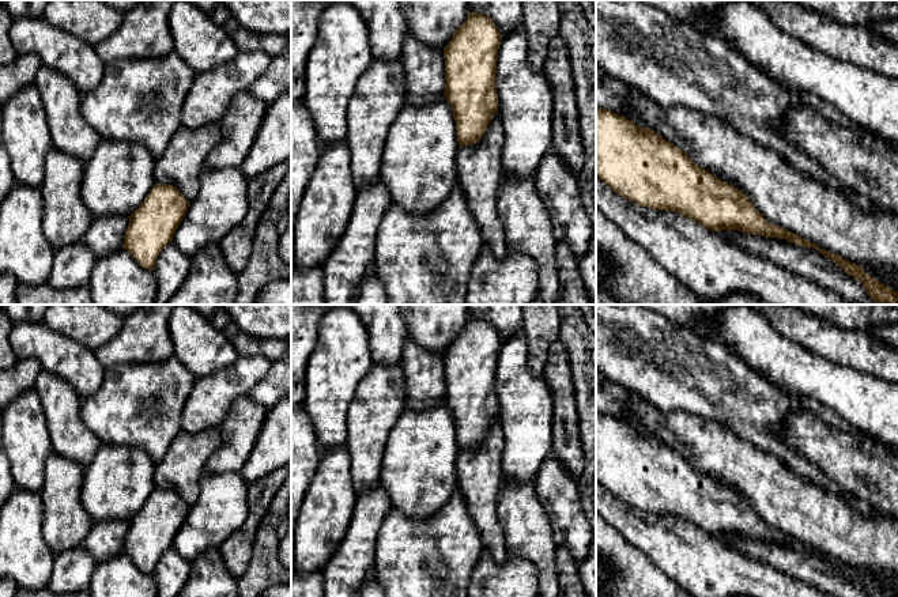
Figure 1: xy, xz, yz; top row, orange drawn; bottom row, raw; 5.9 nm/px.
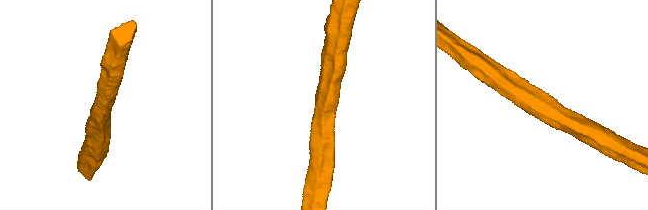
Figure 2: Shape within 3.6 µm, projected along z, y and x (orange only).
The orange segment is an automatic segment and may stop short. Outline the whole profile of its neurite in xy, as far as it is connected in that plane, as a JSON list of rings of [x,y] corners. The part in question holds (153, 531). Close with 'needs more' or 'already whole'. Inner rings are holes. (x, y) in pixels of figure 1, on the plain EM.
[[[155,488],[139,513],[128,521],[129,528],[122,552],[132,559],[142,573],[152,575],[162,553],[173,545],[188,511],[189,506],[176,491]]] | already whole

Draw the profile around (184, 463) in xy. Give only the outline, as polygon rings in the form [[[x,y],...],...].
[[[208,428],[197,434],[184,430],[173,439],[165,457],[155,464],[155,488],[176,491],[190,507],[199,498],[199,480],[205,462],[220,446],[218,428]]]

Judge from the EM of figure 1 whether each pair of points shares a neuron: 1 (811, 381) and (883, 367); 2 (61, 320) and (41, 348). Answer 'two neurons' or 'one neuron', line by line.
1: two neurons
2: two neurons

